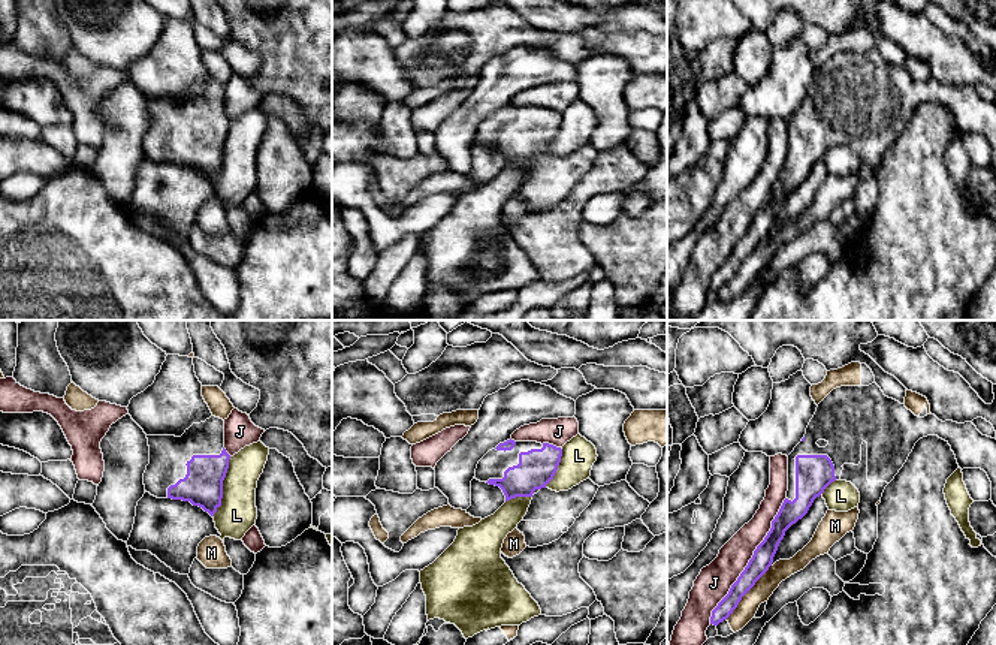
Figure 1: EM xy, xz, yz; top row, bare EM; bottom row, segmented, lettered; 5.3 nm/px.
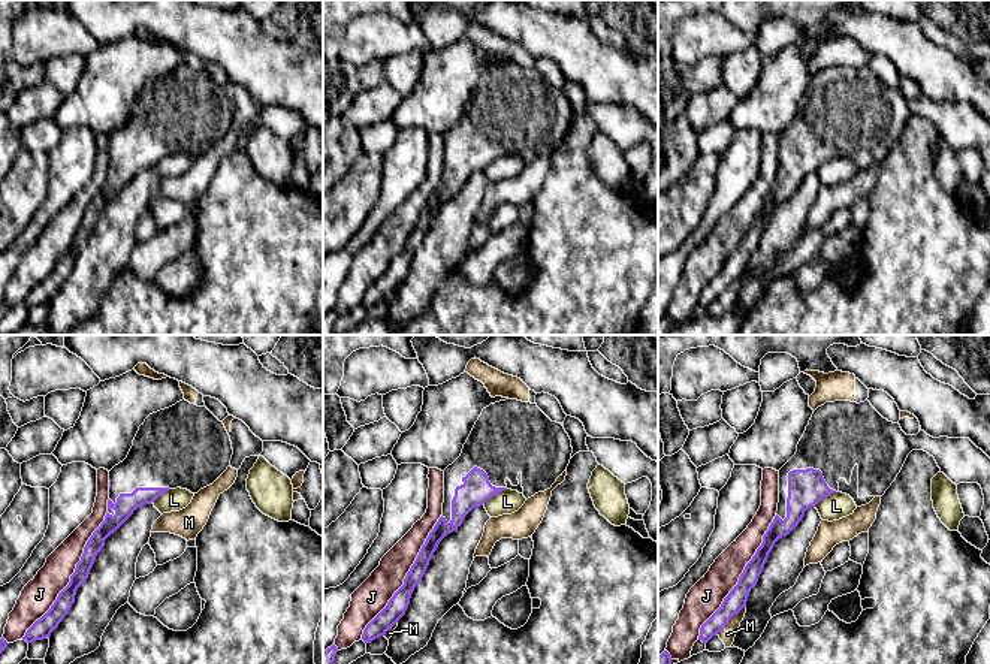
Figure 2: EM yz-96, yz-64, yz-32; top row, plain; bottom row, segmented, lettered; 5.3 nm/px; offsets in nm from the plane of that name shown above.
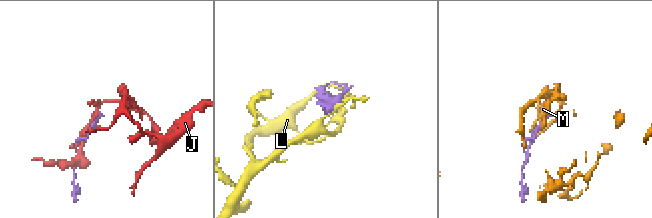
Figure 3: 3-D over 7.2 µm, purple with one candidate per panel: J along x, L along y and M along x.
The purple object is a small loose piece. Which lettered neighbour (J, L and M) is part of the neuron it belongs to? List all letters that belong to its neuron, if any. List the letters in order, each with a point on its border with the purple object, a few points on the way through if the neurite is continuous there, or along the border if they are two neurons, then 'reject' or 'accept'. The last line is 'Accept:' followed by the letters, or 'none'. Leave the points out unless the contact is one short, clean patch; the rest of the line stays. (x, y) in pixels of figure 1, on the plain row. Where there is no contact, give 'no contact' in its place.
J: contact yz (749, 225); reject
L: contact xy (222, 151); reject
M: contact yz (748, 255); reject
Accept: none

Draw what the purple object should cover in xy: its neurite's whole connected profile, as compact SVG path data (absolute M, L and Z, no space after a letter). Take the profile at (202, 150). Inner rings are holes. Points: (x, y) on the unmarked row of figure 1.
M211 81L181 102L147 100L150 129L145 156L157 163L190 166L211 181L221 171L230 120L224 114L224 85Z

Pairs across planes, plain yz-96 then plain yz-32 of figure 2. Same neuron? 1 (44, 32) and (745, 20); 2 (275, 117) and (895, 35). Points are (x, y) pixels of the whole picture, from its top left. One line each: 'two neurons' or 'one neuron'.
1: two neurons
2: two neurons

